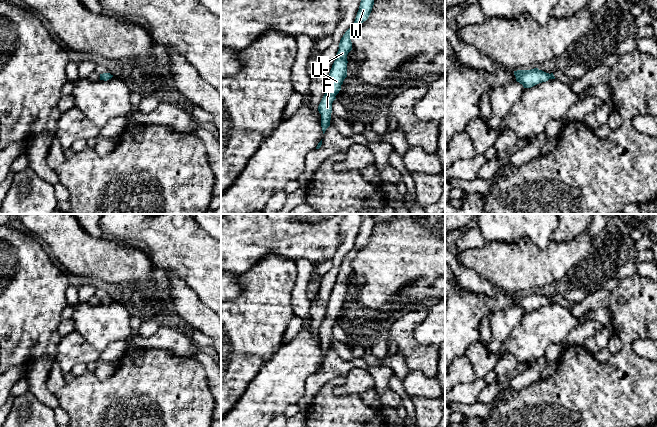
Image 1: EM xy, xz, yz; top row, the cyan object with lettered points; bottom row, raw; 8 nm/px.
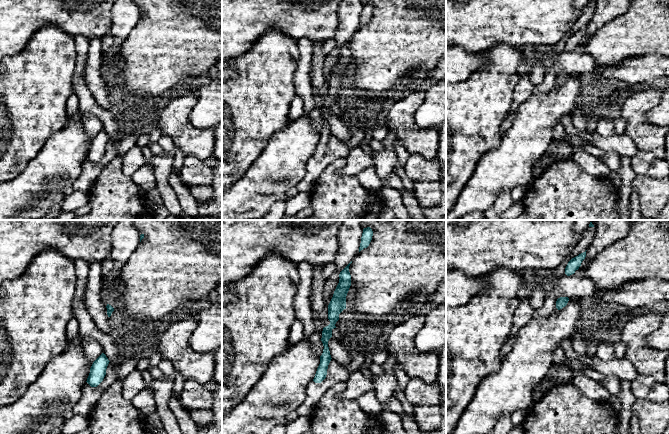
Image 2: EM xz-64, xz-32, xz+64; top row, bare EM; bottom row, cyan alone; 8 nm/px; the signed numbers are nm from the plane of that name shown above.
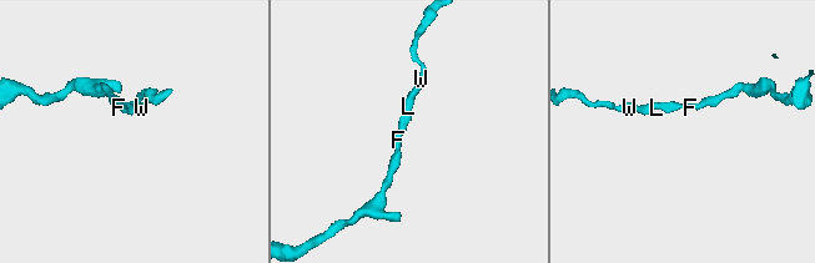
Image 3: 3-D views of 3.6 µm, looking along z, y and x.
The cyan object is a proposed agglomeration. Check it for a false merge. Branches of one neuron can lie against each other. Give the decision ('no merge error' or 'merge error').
no merge error

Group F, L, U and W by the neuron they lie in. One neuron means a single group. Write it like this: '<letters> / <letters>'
F L U W

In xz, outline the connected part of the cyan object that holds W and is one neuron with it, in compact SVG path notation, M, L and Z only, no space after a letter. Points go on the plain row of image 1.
M362 214L361 226L353 249L345 256L339 267L339 273L336 283L332 289L326 308L326 317L324 318L318 335L321 338L321 351L323 358L330 350L332 327L336 323L336 319L341 314L341 309L347 301L347 279L352 274L352 260L357 252L368 243L375 221L370 214Z

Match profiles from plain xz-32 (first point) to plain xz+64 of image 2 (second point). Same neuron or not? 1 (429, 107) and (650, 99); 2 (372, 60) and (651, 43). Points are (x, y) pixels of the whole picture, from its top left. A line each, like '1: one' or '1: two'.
1: two
2: one

